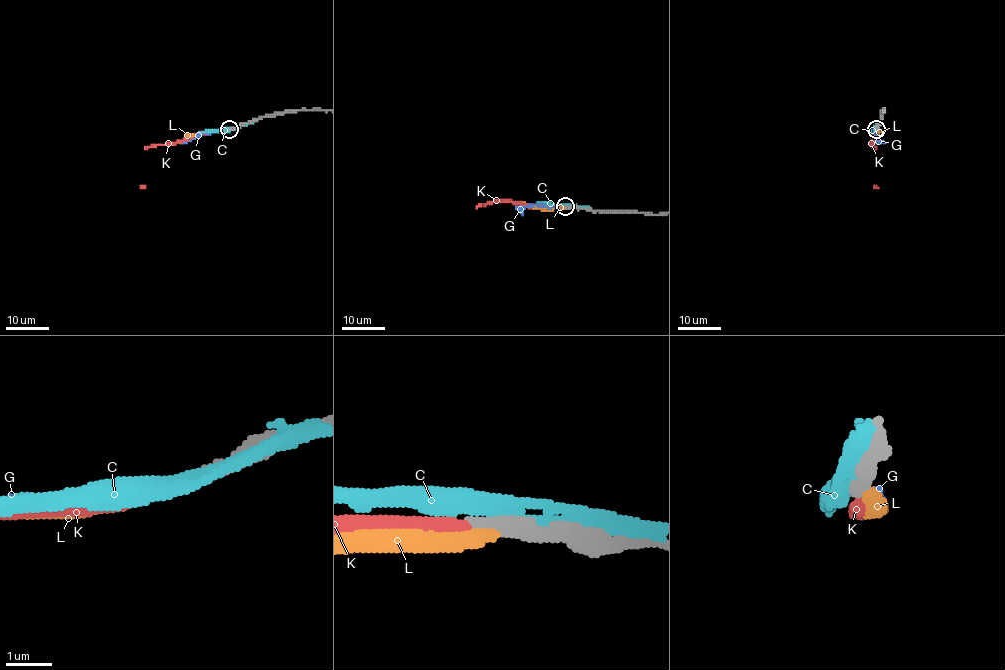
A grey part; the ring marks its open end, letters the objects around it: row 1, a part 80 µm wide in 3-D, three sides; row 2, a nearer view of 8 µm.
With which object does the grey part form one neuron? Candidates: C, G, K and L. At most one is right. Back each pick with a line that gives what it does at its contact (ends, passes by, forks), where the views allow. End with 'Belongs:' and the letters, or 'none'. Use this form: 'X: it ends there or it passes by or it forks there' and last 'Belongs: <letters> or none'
Belongs: none

